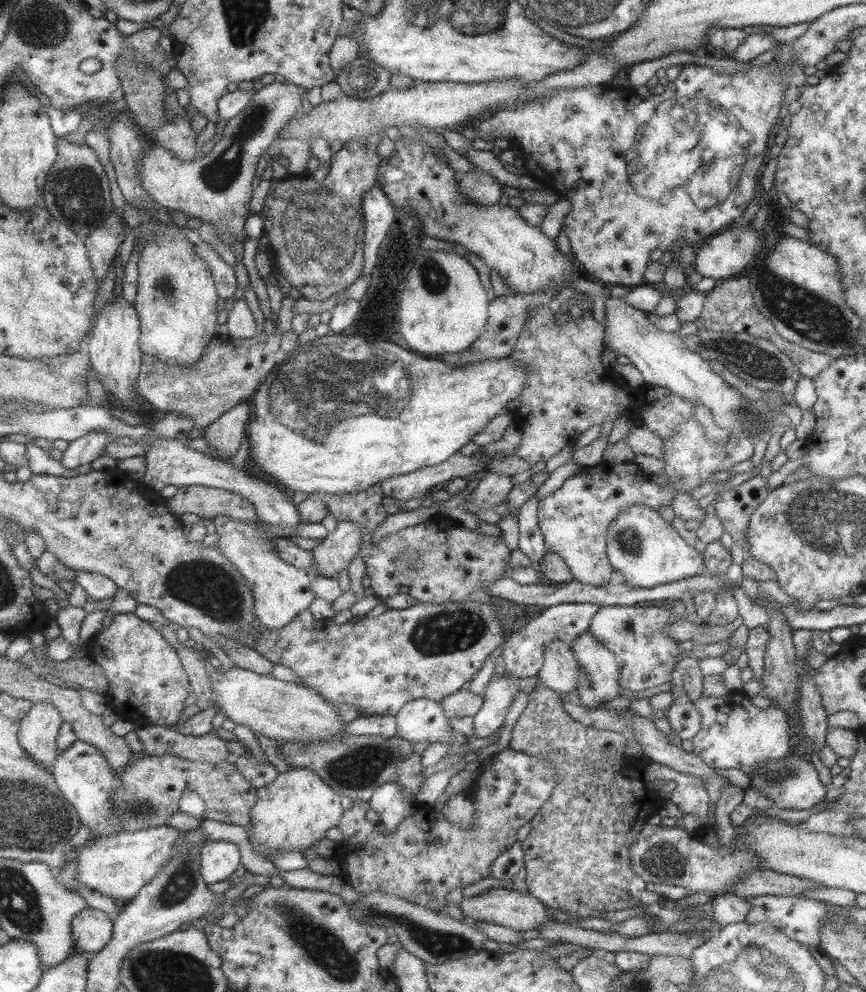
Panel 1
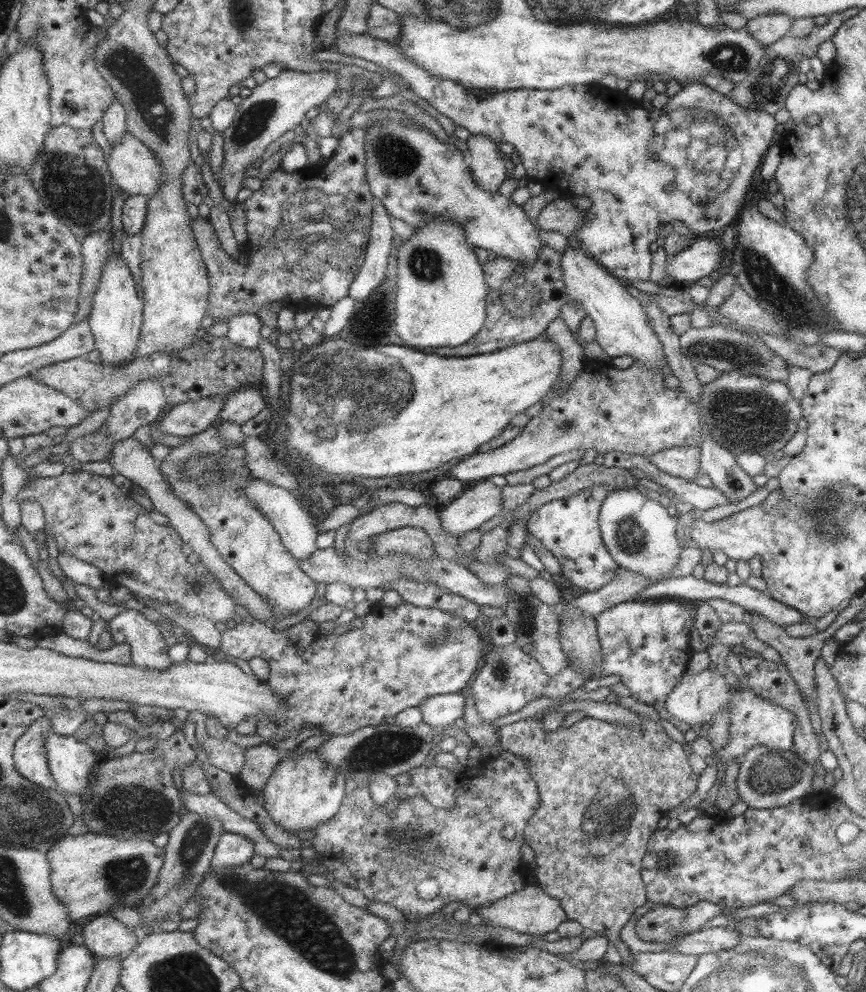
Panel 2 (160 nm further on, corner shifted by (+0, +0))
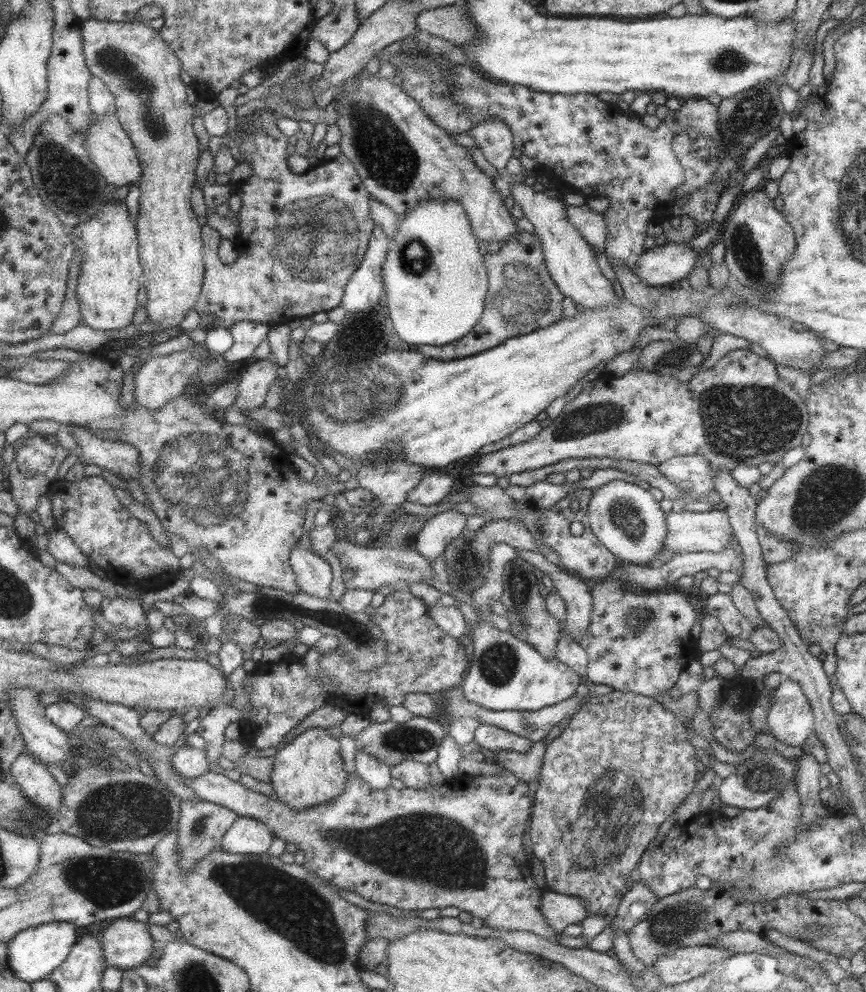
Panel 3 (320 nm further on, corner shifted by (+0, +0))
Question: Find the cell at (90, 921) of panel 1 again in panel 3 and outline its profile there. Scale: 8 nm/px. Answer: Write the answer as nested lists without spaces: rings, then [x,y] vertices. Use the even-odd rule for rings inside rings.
[[[133,918],[117,919],[102,931],[108,967],[137,969],[154,957],[156,940],[150,928]]]

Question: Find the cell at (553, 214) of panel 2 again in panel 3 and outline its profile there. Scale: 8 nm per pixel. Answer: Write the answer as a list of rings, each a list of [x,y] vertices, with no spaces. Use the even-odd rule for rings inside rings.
[[[586,204],[577,207],[568,206],[567,218],[591,246],[595,246],[599,251],[603,250],[606,222],[602,213],[591,210]]]

